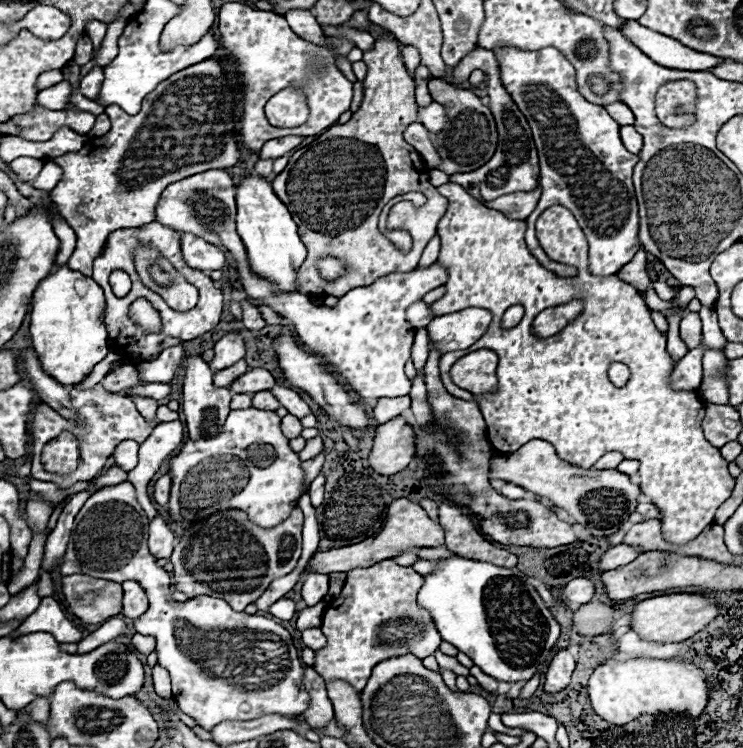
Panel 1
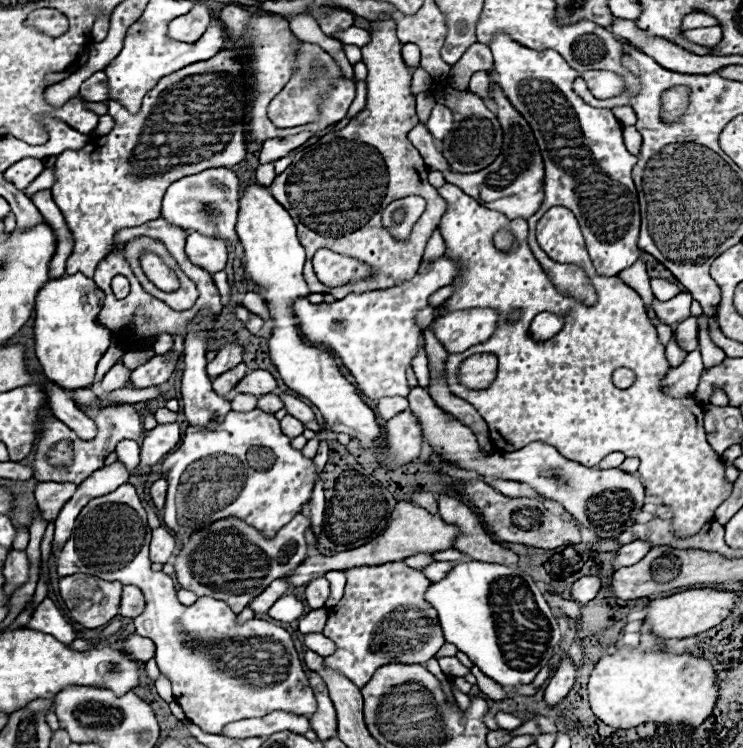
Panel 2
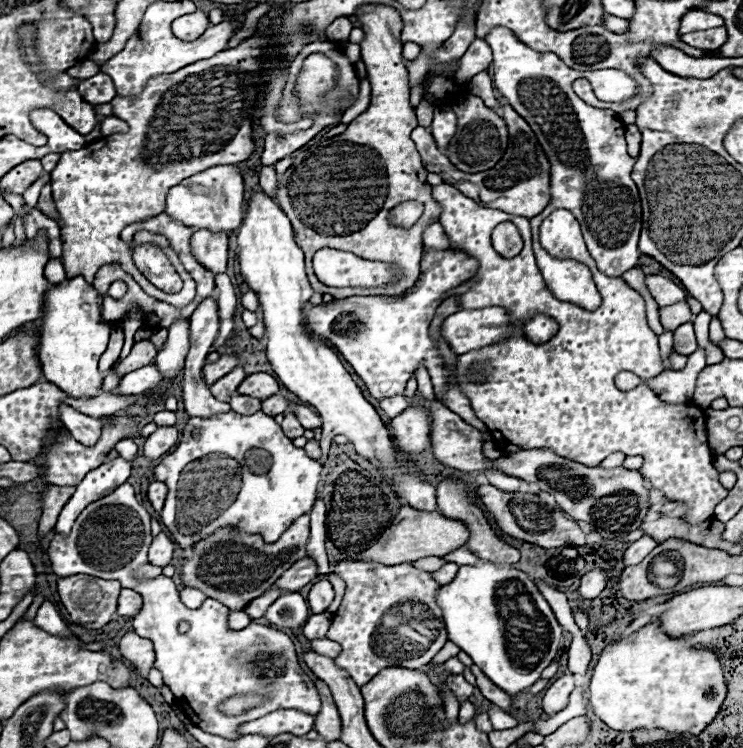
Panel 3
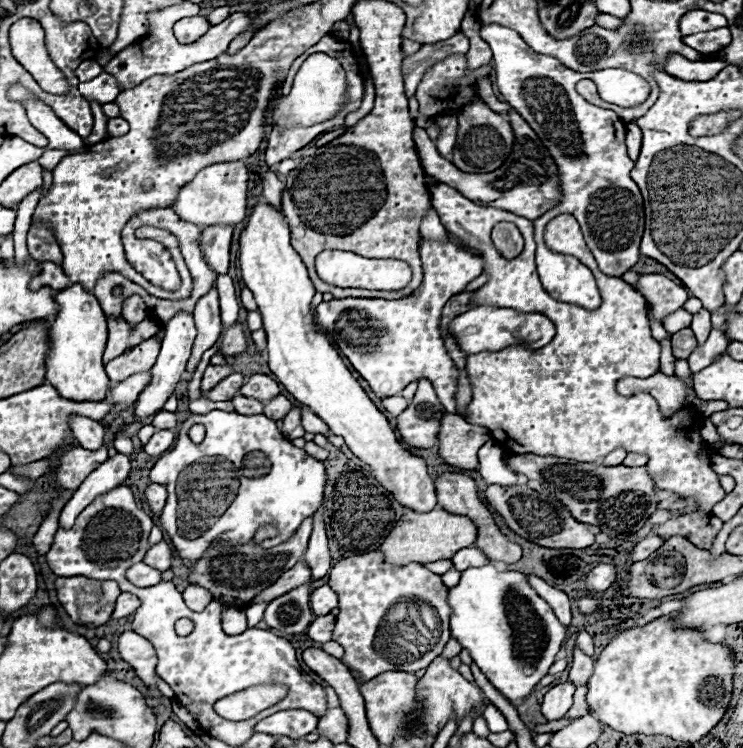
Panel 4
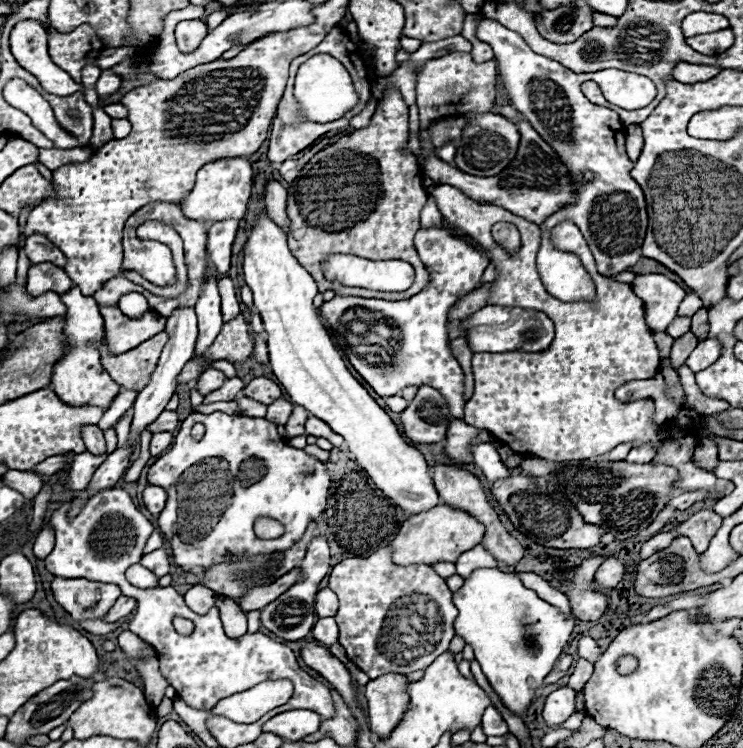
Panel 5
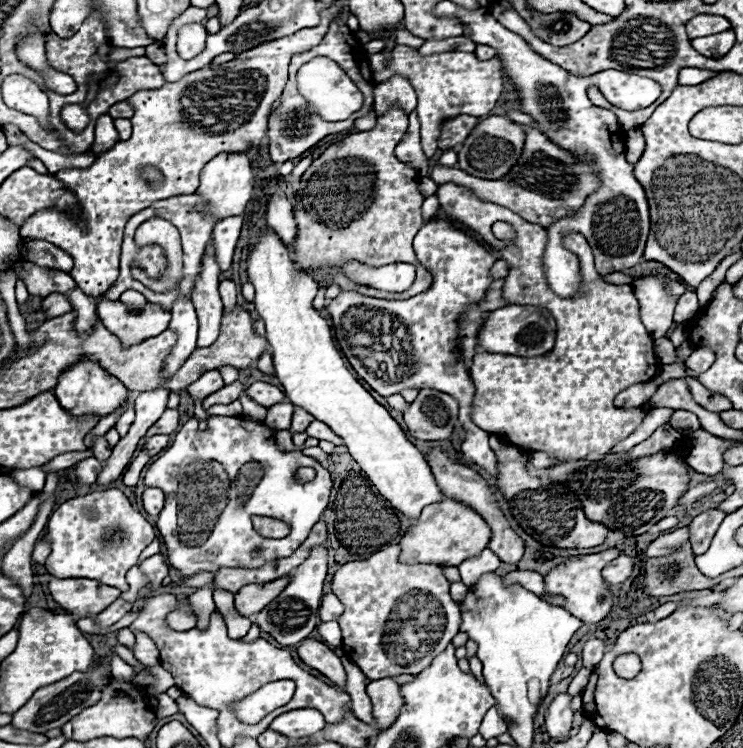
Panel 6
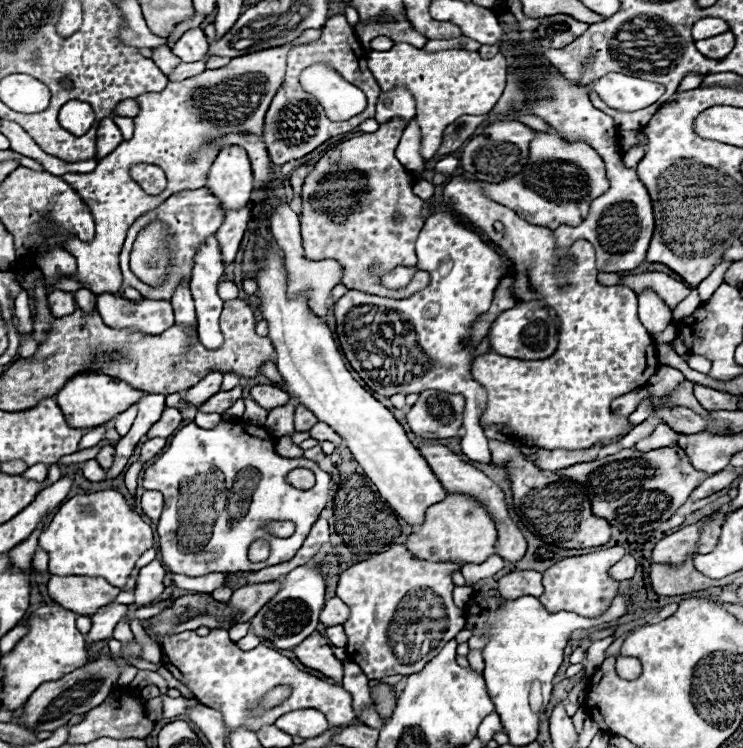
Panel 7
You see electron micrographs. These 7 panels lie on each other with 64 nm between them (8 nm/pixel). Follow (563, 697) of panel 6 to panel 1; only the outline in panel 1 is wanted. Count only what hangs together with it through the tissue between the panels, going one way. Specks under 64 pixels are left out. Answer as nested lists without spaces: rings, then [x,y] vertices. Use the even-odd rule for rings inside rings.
[[[564,648],[560,652],[556,652],[556,656],[550,660],[548,670],[546,670],[546,682],[544,682],[544,690],[546,692],[560,692],[570,684],[570,676],[576,668],[576,660],[574,656]]]

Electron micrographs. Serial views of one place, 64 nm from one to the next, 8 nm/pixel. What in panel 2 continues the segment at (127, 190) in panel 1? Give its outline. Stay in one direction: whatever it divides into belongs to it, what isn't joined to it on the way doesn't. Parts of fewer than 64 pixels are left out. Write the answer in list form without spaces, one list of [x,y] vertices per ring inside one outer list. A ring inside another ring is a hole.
[[[222,50],[222,52],[218,52],[212,60],[204,60],[204,62],[196,62],[196,64],[192,64],[192,66],[188,66],[188,68],[180,68],[180,72],[168,74],[168,76],[164,76],[162,80],[158,80],[158,84],[144,96],[142,108],[140,108],[138,114],[130,114],[122,104],[116,104],[114,100],[108,102],[108,114],[114,118],[114,128],[112,128],[112,132],[106,134],[106,136],[102,136],[102,138],[90,140],[80,152],[62,152],[62,154],[56,158],[56,164],[54,164],[56,182],[54,182],[54,186],[52,186],[52,198],[54,198],[54,202],[58,204],[60,212],[64,214],[66,224],[68,224],[72,236],[74,236],[74,250],[72,250],[68,262],[66,262],[66,272],[68,272],[68,274],[72,274],[72,272],[82,272],[84,276],[92,278],[92,276],[94,276],[94,270],[96,270],[96,264],[98,264],[100,260],[104,260],[104,256],[108,256],[108,254],[112,252],[112,248],[114,248],[114,234],[116,234],[120,228],[140,226],[140,224],[144,224],[144,222],[150,222],[150,220],[160,218],[162,196],[164,196],[166,188],[168,188],[172,182],[180,180],[180,178],[184,178],[184,176],[188,176],[188,174],[192,174],[192,172],[202,172],[202,170],[208,170],[208,168],[224,168],[224,166],[226,166],[226,168],[232,168],[234,164],[238,164],[238,162],[244,160],[244,156],[246,156],[246,138],[244,138],[246,122],[242,122],[242,120],[246,120],[246,106],[248,106],[248,94],[244,94],[244,92],[248,92],[248,80],[244,80],[244,76],[246,76],[246,60],[244,60],[244,56],[242,56],[240,52],[236,52],[236,50]]]

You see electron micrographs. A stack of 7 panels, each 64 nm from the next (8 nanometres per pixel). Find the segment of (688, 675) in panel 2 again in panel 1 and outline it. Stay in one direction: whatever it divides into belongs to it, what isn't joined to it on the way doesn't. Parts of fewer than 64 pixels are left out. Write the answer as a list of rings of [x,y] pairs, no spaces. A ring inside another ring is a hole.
[[[634,658],[634,660],[606,660],[600,664],[588,684],[592,708],[598,716],[612,724],[628,724],[640,714],[688,714],[700,716],[708,702],[706,674],[688,662]]]

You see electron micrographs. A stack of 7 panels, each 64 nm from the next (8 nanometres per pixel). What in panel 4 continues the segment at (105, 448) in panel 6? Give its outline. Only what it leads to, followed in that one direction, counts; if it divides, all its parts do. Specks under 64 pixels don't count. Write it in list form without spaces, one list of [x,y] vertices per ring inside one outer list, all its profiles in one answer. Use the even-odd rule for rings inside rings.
[[[70,416],[68,420],[76,440],[80,442],[80,446],[88,448],[88,450],[96,450],[102,446],[102,438],[104,438],[104,426],[96,420],[88,420],[86,416]]]

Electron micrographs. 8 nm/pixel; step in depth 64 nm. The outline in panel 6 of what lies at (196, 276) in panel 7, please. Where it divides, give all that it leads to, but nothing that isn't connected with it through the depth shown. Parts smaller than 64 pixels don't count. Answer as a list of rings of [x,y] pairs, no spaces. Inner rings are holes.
[[[208,244],[204,258],[202,258],[200,274],[196,278],[196,288],[192,294],[192,302],[196,306],[198,320],[200,320],[198,344],[196,344],[200,348],[214,344],[220,334],[222,300],[218,294],[218,282],[220,282],[218,276],[220,276],[220,268],[214,258],[214,248],[212,248],[212,244]]]

